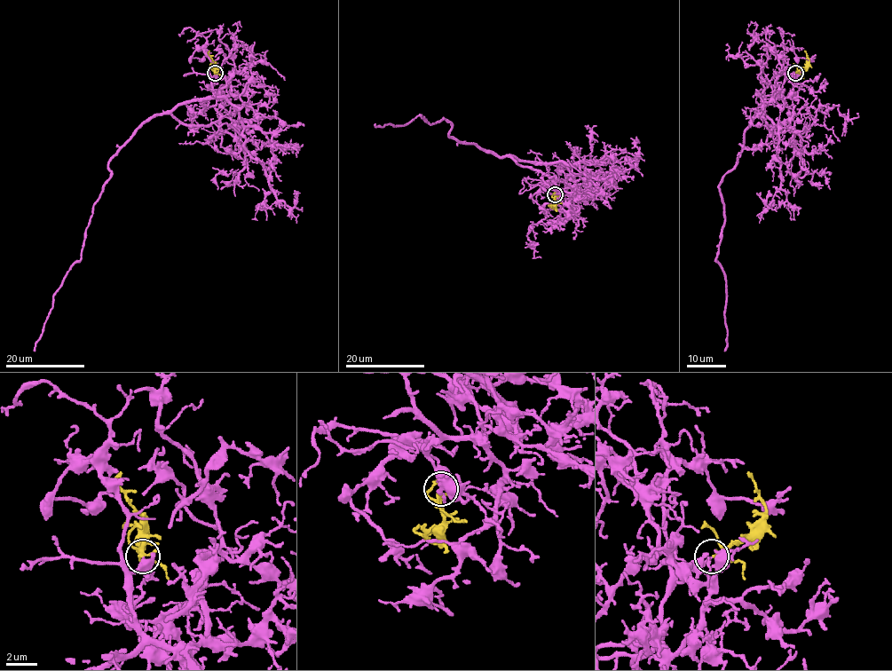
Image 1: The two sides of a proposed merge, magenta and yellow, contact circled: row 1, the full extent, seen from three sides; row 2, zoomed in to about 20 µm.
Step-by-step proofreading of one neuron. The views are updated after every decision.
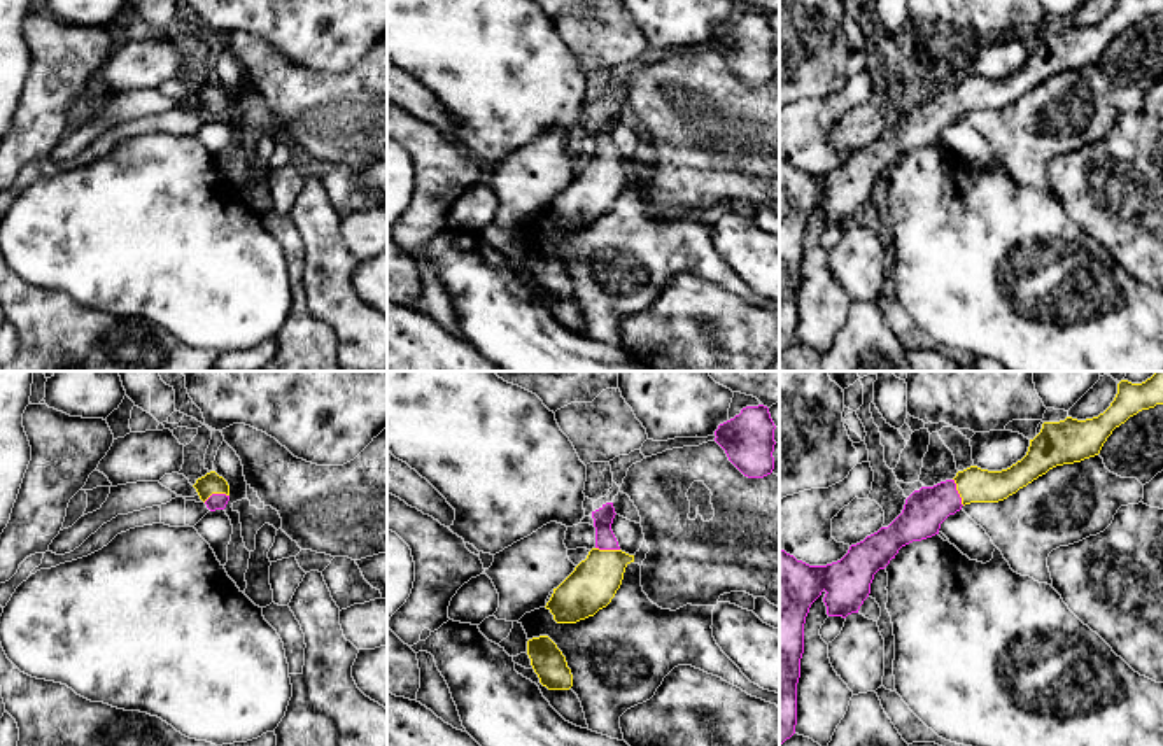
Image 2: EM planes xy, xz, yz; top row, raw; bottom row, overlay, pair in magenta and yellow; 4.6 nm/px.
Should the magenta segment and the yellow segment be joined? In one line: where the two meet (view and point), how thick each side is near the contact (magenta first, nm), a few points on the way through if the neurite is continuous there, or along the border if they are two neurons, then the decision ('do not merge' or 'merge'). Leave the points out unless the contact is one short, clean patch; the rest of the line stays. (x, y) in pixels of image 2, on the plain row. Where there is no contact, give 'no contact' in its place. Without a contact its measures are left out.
contact yz (957, 100); calibres 190 and 160 nm; way yz (923, 119), (957, 100), (974, 93); merge

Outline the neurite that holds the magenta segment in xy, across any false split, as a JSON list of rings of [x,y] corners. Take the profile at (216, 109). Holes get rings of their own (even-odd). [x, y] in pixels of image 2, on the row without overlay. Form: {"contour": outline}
{"contour": [[[210,79],[205,84],[198,86],[193,95],[210,119],[226,116],[229,109],[229,93],[215,79]]]}

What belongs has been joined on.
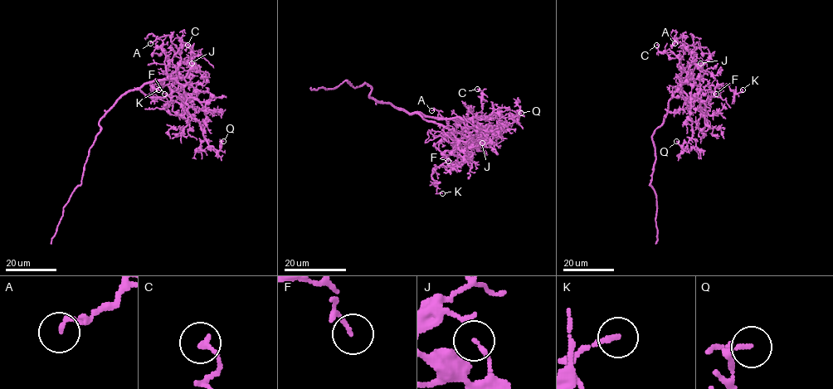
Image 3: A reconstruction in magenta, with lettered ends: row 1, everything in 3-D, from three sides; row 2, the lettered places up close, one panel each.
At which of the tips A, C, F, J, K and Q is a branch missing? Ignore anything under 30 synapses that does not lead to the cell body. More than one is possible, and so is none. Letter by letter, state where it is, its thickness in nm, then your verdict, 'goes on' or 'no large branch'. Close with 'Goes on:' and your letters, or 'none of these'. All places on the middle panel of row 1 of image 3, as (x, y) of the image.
A: place (431, 110); calibre 160 nm; no large branch
C: place (477, 89); calibre 190 nm; no large branch
F: place (448, 161); calibre 110 nm; no large branch
J: place (482, 143); calibre 130 nm; no large branch
K: place (442, 193); calibre 180 nm; no large branch
Q: place (521, 113); calibre 140 nm; no large branch
Goes on: none of these

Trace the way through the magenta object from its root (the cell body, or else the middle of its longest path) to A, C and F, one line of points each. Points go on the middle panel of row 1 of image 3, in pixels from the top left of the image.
A: (392, 104), (408, 113), (458, 119), (470, 133), (457, 120), (446, 119), (436, 109), (431, 110)
C: (392, 104), (406, 112), (425, 116), (477, 119), (483, 117), (482, 91), (477, 89)
F: (392, 104), (406, 112), (419, 113), (428, 120), (443, 124), (457, 138), (459, 143), (443, 153), (448, 161)

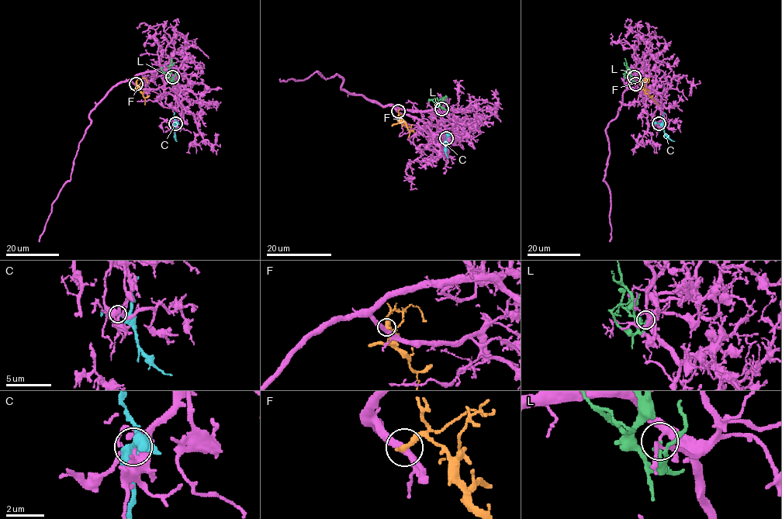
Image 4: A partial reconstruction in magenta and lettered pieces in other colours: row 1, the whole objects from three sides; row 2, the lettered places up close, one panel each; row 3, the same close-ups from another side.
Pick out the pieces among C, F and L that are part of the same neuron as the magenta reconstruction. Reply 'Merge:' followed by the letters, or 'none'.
Merge: none

